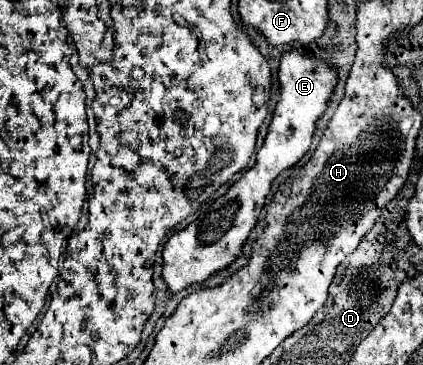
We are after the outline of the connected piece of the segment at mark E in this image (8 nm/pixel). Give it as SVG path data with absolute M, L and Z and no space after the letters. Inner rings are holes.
M288 51L280 59L278 69L280 99L276 103L272 123L262 149L256 153L256 165L248 169L222 197L218 197L210 211L186 225L182 231L170 235L162 251L162 279L172 293L178 293L194 283L206 281L212 273L228 267L242 251L246 237L258 221L272 181L288 167L296 165L308 151L316 121L324 113L332 89L338 81L336 69L322 61L312 61L296 51Z

